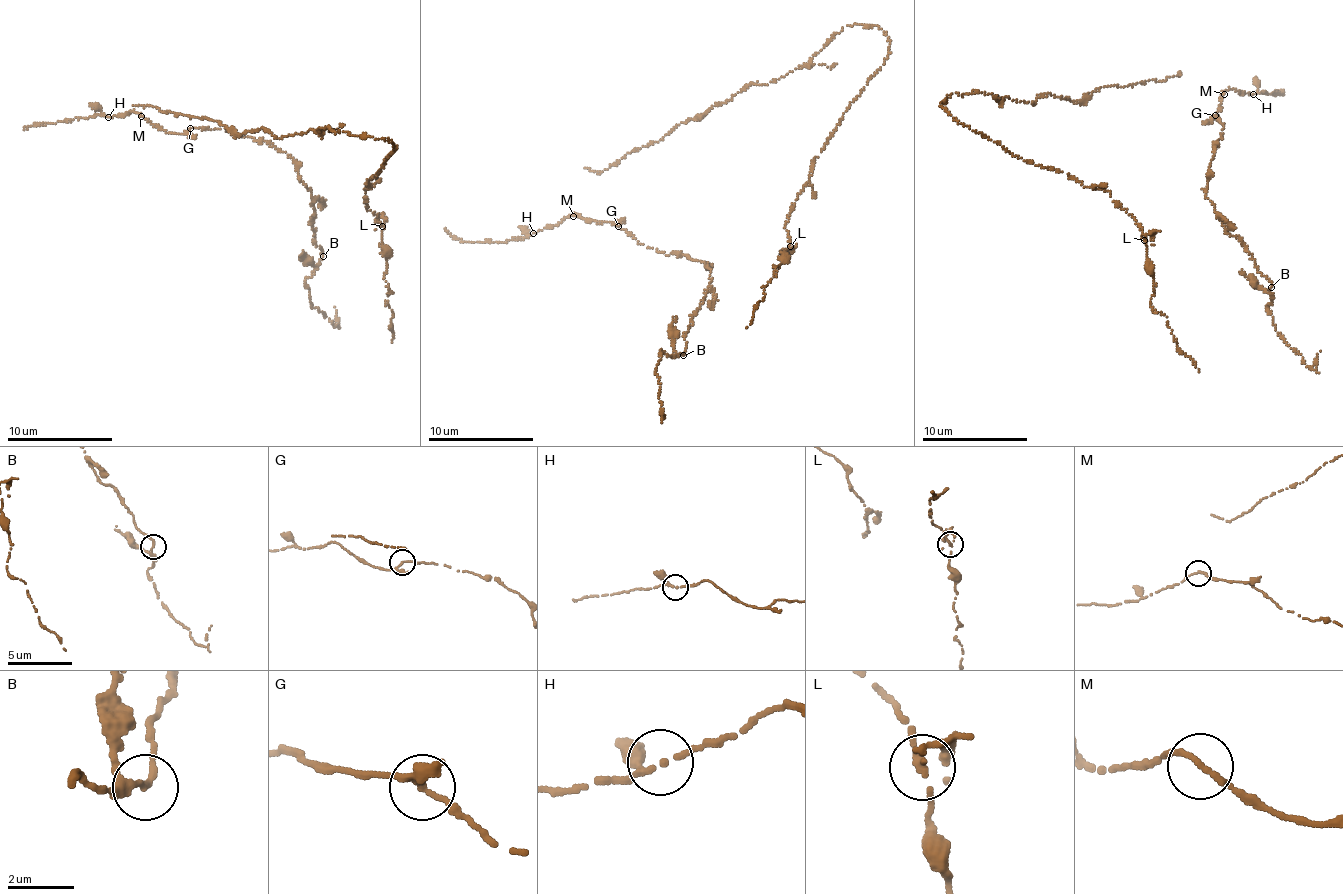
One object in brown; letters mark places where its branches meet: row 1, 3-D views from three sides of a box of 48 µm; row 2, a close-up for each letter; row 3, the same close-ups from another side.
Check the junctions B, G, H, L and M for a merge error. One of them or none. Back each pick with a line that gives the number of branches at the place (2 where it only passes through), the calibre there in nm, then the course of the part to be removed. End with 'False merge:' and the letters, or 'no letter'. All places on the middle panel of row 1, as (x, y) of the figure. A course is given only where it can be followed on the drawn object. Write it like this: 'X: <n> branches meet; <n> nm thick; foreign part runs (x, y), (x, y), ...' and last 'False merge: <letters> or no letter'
False merge: no letter

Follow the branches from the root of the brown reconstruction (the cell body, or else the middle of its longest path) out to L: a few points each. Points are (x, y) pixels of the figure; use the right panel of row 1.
L: (1073, 101), (1048, 93), (1033, 105), (956, 93), (940, 103), (1024, 161), (1108, 191), (1134, 217), (1144, 241)

